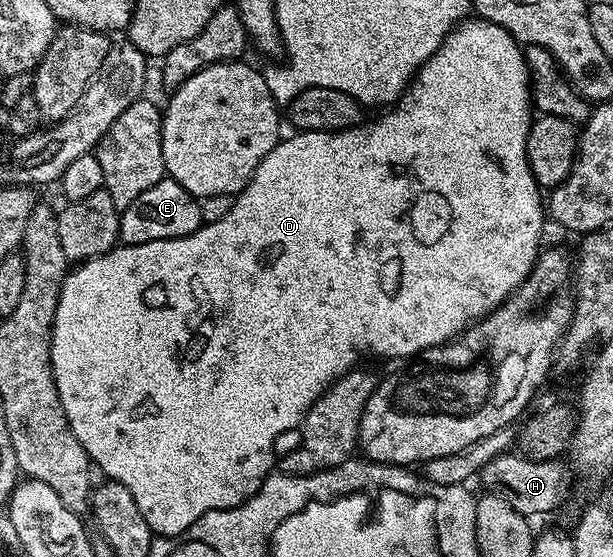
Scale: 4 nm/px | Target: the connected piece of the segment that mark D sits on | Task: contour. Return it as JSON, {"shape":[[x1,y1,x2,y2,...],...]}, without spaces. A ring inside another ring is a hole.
{"shape":[[475,16,470,20,459,23,455,29,450,30,445,36,445,40,425,60,425,64,418,73,399,101,394,103,386,112,380,116,376,122,364,121,358,128,348,128,346,130,305,130,292,133,292,138,284,137,261,164,253,172,253,176,247,182,247,187,234,195,229,212,221,216,221,220,209,222,200,226,197,232,193,232,184,238,166,238,165,240,153,240,145,244,136,246,116,245,115,249,108,254,102,254,96,258,91,258,88,262,78,263,74,268,68,269,59,289,59,299,57,300,57,312,53,316,51,325,51,371,53,380,57,386,57,396,61,400,61,408,67,417,69,428,73,436,85,448,85,452,91,457,92,463,104,470,106,477,113,482,125,484,129,488,129,493,133,495,133,500,137,503,137,508,141,516,145,516,145,524,149,524,152,535,178,539,186,535,191,529,191,525,205,512,214,510,228,510,234,506,240,506,245,500,249,500,255,495,257,489,257,477,255,470,263,466,259,458,276,457,275,441,282,434,294,431,303,425,303,417,309,412,309,408,317,399,323,395,331,383,336,382,342,374,348,374,356,365,358,358,399,358,398,360,410,360,423,350,428,350,434,346,440,346,451,339,459,337,464,330,473,322,484,318,486,314,493,313,511,293,529,276,529,272,535,266,535,261,539,259,541,245,539,241,543,238,543,218,545,222,545,202,539,199,541,187,531,175,529,162,527,160,527,137,529,128,533,121,533,107,531,105,531,76,527,69,527,55,524,47,505,28,501,28,492,22,485,21,484,18]]}

